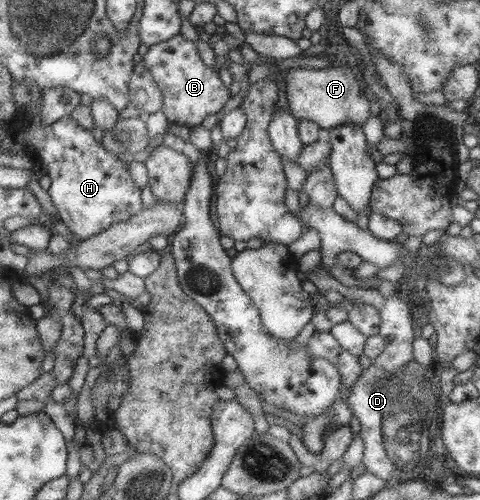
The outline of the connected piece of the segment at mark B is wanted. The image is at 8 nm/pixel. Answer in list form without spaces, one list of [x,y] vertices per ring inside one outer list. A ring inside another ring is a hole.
[[[180,34],[164,42],[151,44],[143,57],[139,58],[152,75],[162,94],[161,111],[169,124],[198,126],[204,116],[216,113],[231,98],[215,71],[202,63],[196,45]]]

